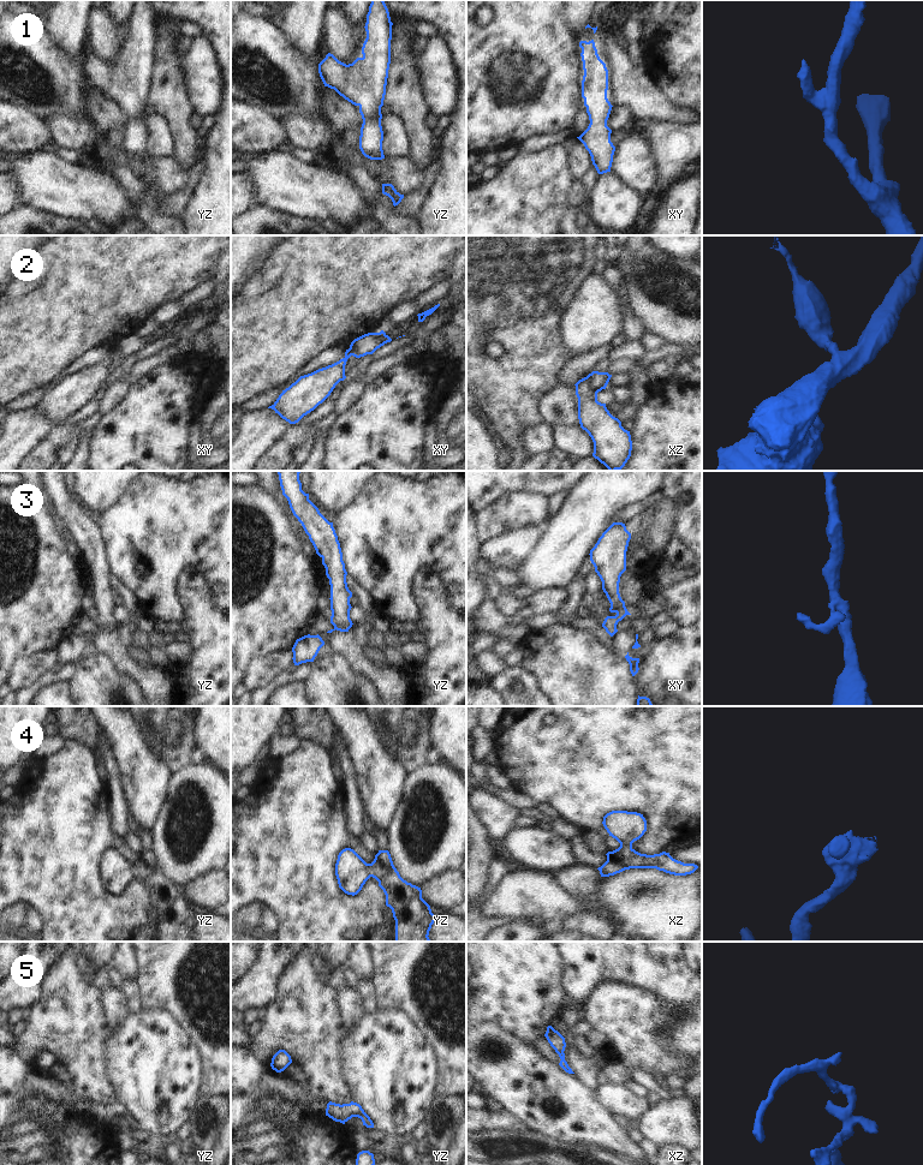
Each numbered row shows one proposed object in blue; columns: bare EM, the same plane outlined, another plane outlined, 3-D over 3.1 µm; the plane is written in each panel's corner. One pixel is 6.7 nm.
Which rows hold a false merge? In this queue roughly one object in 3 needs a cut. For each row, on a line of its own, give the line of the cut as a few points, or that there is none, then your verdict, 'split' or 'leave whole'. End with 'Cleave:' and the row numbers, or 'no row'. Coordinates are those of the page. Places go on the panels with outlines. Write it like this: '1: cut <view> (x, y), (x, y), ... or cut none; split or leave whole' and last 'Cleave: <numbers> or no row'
1: cut none; leave whole
2: cut xz (585, 377), (589, 387), (596, 393); split
3: cut xy (615, 615), (618, 621); split
4: cut none; leave whole
5: cut none; leave whole
Cleave: 2, 3

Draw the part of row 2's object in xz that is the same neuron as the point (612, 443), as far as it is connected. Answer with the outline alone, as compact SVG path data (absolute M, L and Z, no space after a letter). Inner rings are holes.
M586 377L576 384L578 398L578 419L594 442L592 456L609 471L621 470L631 456L632 441L630 431L613 417L606 404L597 401L597 393L591 390Z

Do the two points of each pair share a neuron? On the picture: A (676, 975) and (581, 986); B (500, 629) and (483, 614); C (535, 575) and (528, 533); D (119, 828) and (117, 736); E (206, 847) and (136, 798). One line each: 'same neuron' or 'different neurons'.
A: same neuron
B: same neuron
C: different neurons
D: different neurons
E: different neurons

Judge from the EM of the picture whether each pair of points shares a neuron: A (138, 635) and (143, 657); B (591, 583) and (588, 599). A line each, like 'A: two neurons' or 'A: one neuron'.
A: two neurons
B: one neuron

